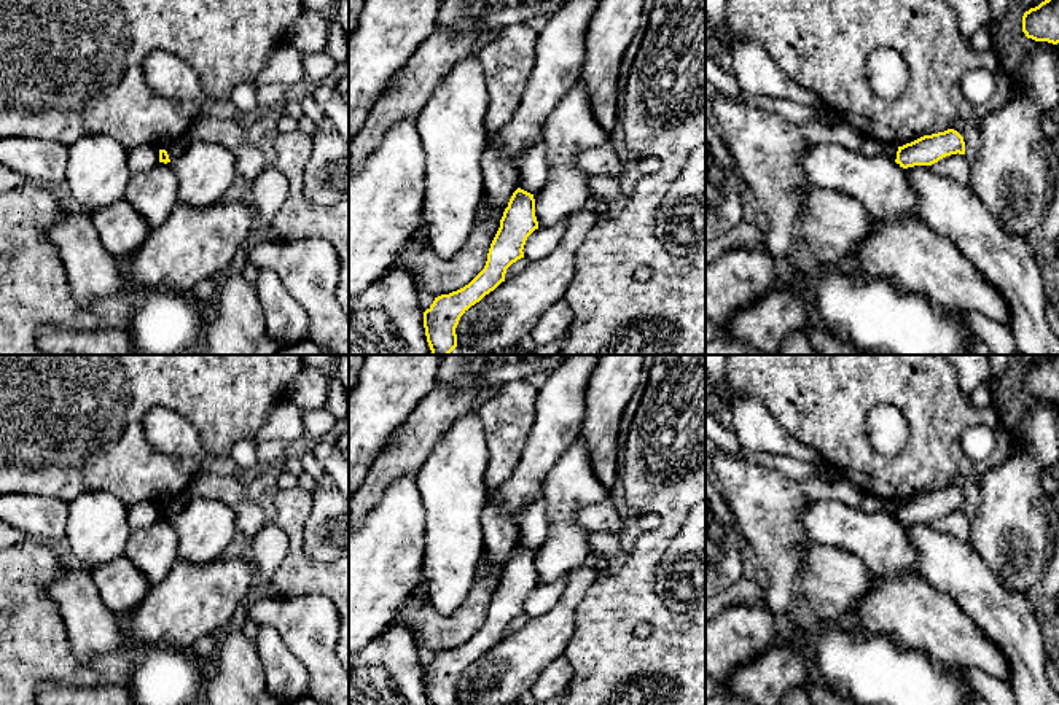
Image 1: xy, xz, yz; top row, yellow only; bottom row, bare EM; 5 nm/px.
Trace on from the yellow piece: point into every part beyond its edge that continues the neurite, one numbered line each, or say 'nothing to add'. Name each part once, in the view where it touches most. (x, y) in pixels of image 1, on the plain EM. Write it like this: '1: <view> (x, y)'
nothing to add

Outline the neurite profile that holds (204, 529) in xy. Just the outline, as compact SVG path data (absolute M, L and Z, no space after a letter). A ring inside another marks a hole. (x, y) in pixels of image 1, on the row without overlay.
M191 498L185 509L169 520L177 533L178 559L197 565L221 559L226 546L237 532L234 511L223 501L212 498Z

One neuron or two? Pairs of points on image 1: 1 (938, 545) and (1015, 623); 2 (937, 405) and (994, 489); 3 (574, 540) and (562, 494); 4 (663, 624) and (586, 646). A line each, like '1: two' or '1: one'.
1: one
2: two
3: one
4: one

